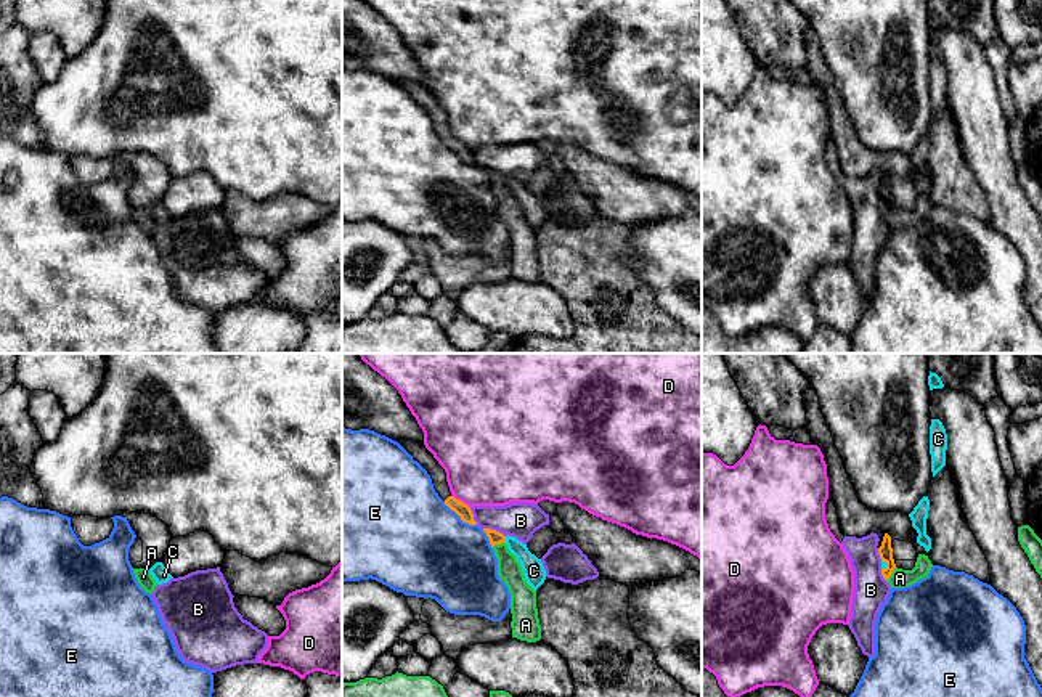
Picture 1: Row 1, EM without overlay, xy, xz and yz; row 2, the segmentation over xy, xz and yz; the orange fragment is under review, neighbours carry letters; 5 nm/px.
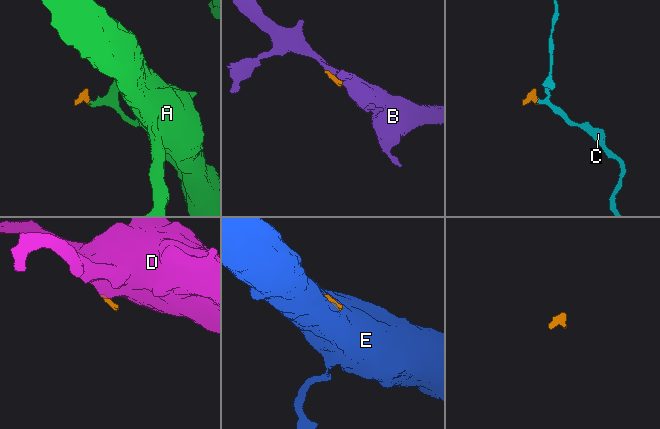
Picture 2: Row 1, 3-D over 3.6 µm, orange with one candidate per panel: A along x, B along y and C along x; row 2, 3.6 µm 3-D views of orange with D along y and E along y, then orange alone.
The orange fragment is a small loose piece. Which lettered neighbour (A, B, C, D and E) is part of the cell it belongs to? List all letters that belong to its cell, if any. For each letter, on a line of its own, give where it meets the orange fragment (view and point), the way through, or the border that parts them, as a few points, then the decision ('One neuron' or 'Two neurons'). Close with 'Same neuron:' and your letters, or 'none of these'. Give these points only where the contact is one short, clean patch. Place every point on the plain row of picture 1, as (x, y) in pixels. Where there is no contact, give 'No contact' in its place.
A: Touches orange at yz (891, 212). Path across: yz (885, 191), (891, 212), (899, 219). One neuron
B: Touches orange at xz (495, 171). Boundary: xz (484, 167), (495, 169), (504, 177). Two neurons
C: Touches orange at xz (504, 180). Boundary: xz (504, 177), (506, 182). Two neurons
D: Touches orange at xz (461, 142). Boundary: xz (451, 135), (469, 148). Two neurons
E: Touches orange at xz (459, 156). Boundary: xz (443, 142), (463, 161), (476, 166). Two neurons
Same neuron: A

